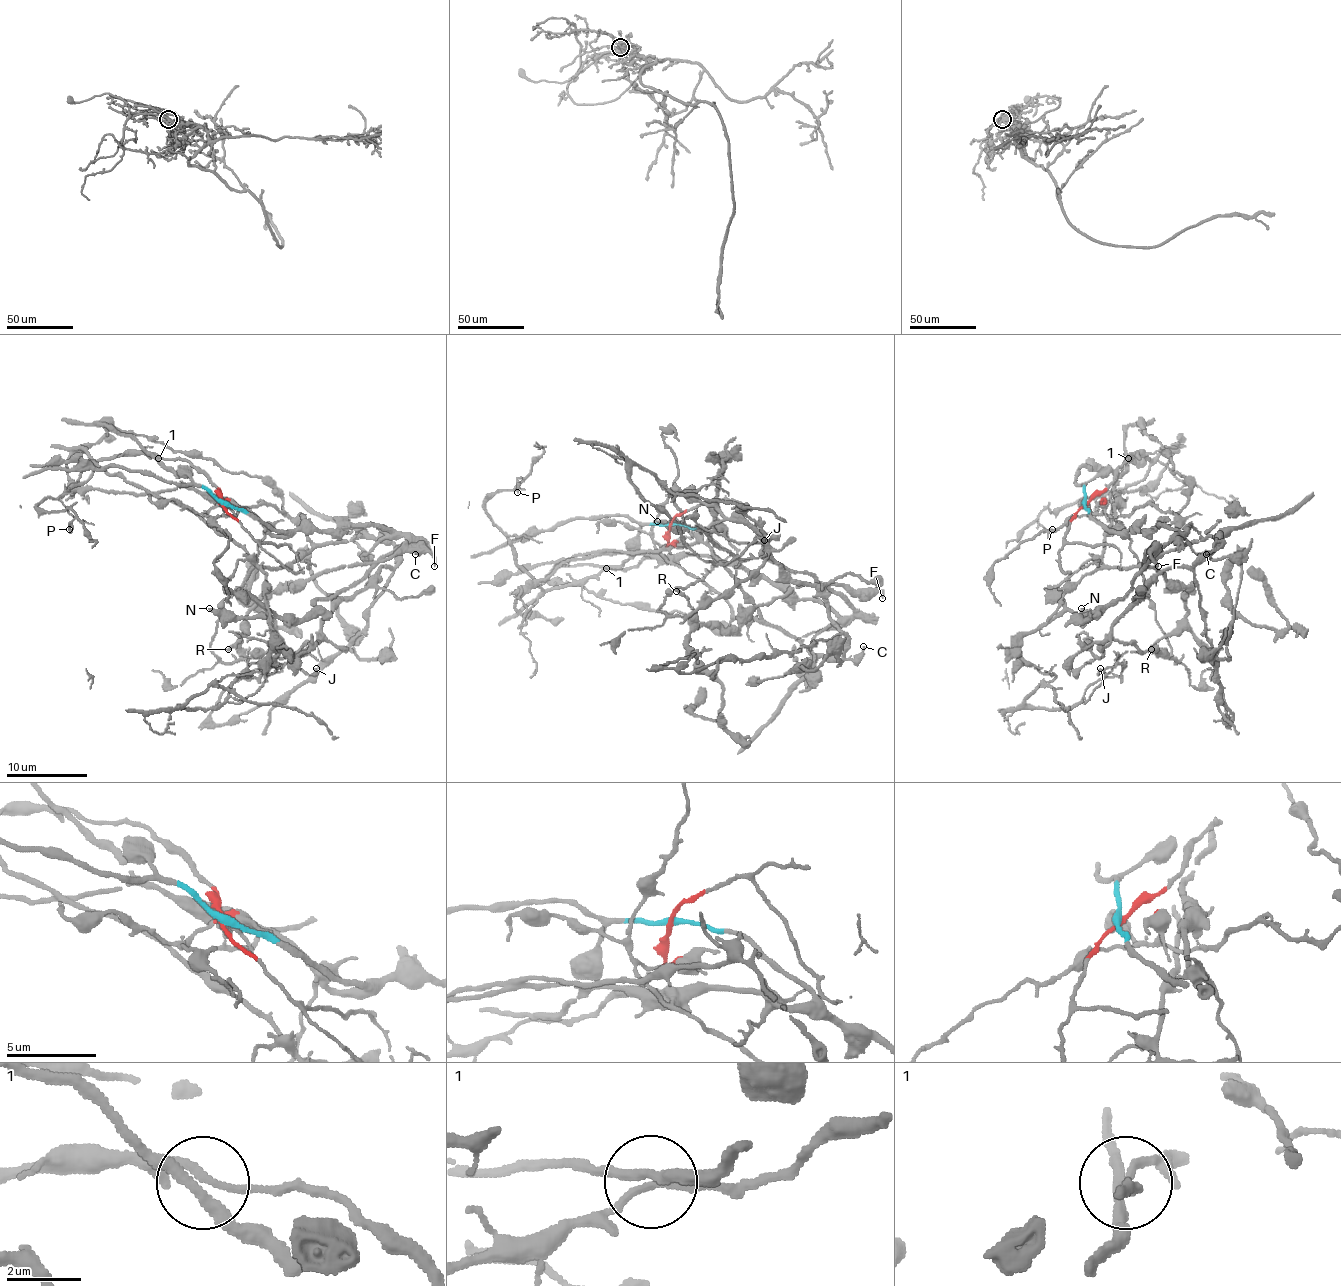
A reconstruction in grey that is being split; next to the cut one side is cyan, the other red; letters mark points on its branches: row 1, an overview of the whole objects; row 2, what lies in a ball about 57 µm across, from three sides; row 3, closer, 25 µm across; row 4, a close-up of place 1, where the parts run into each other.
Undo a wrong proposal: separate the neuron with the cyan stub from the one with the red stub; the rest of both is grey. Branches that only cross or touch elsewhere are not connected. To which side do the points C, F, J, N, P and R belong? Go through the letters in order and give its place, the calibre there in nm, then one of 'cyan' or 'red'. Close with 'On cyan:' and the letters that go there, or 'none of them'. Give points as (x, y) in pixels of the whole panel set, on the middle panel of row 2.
C: (863, 646) | 150 nm | red
F: (882, 598) | 240 nm | cyan
J: (764, 540) | 180 nm | red
N: (657, 521) | 340 nm | cyan
P: (517, 492) | 180 nm | red
R: (676, 591) | 280 nm | cyan
On cyan: F, N, R

